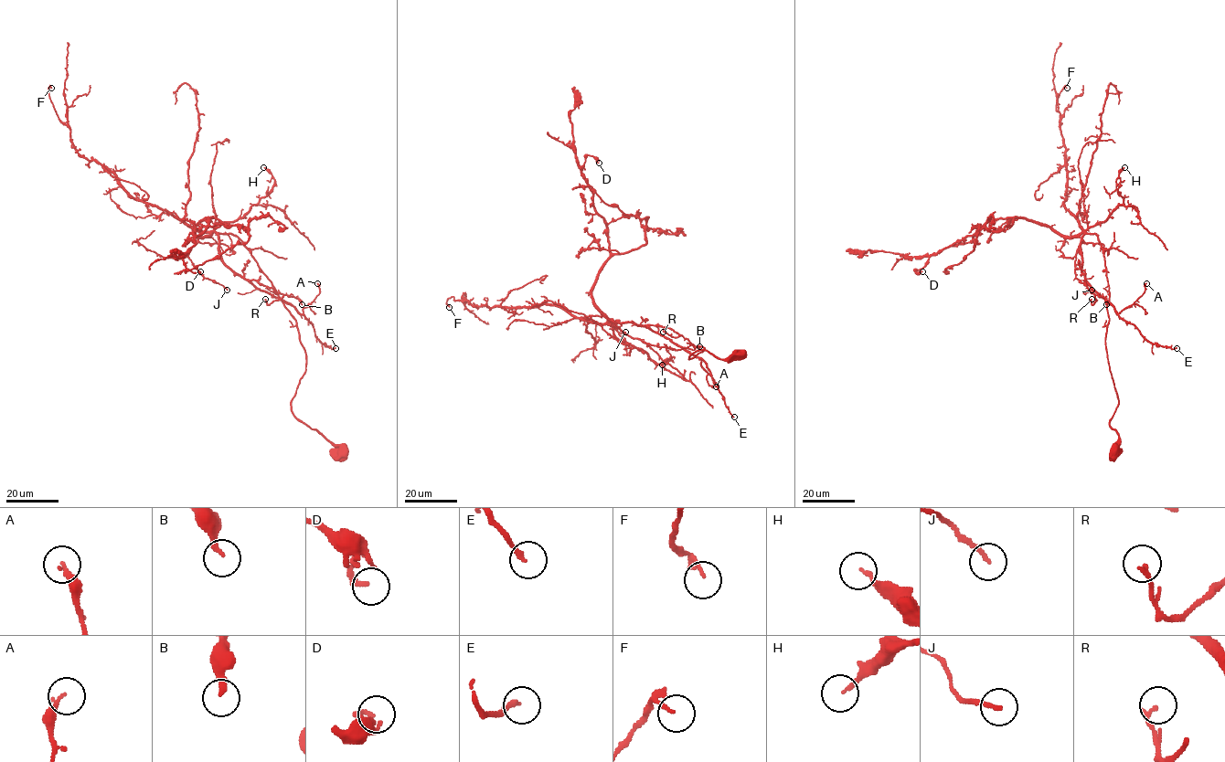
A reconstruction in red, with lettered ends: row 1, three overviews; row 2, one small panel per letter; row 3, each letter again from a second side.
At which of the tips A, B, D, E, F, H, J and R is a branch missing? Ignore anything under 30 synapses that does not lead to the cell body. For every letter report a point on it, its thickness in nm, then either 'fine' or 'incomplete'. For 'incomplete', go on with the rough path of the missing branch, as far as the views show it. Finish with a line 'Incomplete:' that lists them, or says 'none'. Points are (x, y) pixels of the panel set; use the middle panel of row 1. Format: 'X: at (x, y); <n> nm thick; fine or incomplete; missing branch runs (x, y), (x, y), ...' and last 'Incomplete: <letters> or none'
A: at (716, 386); 190 nm thick; fine
B: at (699, 346); 220 nm thick; fine
D: at (599, 163); 180 nm thick; fine
E: at (734, 417); 190 nm thick; fine
F: at (449, 307); 110 nm thick; fine
H: at (662, 365); 140 nm thick; fine
J: at (625, 332); 160 nm thick; fine
R: at (663, 332); 180 nm thick; fine
Incomplete: none

